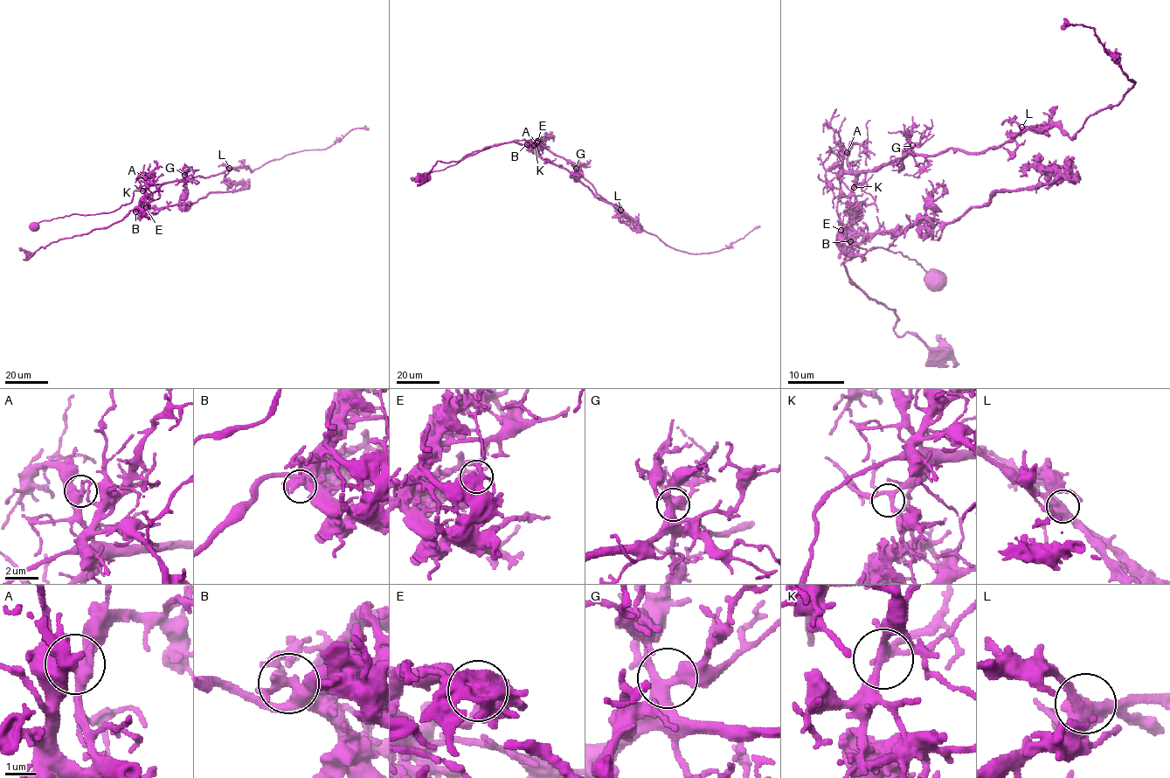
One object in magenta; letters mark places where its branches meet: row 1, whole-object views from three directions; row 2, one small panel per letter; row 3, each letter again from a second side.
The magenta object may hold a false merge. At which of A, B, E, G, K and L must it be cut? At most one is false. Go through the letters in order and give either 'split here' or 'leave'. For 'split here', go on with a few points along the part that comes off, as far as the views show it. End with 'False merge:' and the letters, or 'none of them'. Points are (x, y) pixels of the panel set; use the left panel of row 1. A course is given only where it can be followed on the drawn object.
A: leave
B: leave
E: split here; foreign part runs (146, 207), (143, 191), (149, 186), (232, 168), (252, 171), (300, 151), (326, 149), (353, 129), (369, 129)
G: leave
K: leave
L: leave
False merge: E

